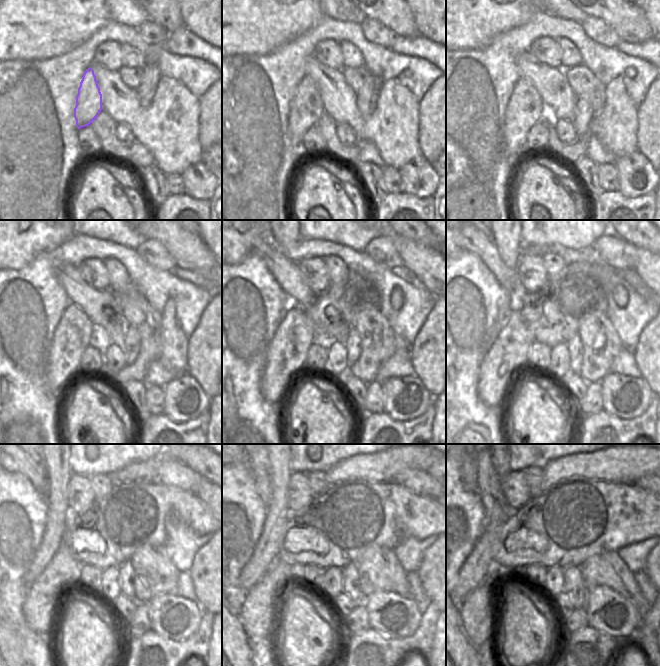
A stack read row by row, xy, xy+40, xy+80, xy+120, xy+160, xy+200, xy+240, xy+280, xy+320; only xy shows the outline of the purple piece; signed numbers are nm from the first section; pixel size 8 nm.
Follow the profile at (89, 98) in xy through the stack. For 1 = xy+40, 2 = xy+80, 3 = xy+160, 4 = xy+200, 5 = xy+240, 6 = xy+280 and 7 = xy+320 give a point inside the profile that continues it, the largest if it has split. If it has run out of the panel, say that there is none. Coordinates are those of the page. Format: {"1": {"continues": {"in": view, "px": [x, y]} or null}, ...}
{"1": {"continues": {"in": "xy+40", "px": [306, 107]}}, "2": {"continues": {"in": "xy+80", "px": [525, 108]}}, "3": {"continues": {"in": "xy+160", "px": [288, 349]}}, "4": {"continues": {"in": "xy+200", "px": [509, 352]}}, "5": {"continues": {"in": "xy+240", "px": [63, 570]}}, "6": {"continues": {"in": "xy+280", "px": [257, 615]}}, "7": {"continues": {"in": "xy+320", "px": [476, 611]}}}

